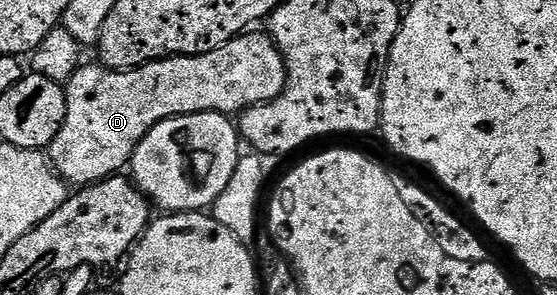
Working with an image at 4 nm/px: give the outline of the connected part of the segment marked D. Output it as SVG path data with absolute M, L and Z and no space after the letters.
M243 33L237 35L232 41L228 41L223 47L212 49L203 55L180 55L169 59L157 59L155 63L146 63L143 67L136 67L133 71L111 71L101 65L95 67L79 66L77 70L69 76L70 80L65 80L64 90L66 92L66 116L64 117L64 125L60 129L60 133L56 133L56 137L48 148L48 158L52 164L53 170L61 175L70 185L89 185L99 183L101 179L109 179L112 175L117 175L123 170L122 166L129 164L134 157L134 150L140 145L142 138L156 126L157 123L163 123L165 119L174 119L177 115L195 115L201 111L215 111L227 117L237 116L243 111L261 108L263 105L271 103L273 99L277 99L282 94L282 90L286 87L286 61L282 57L281 51L274 43L273 38L269 34L250 35L254 33Z

